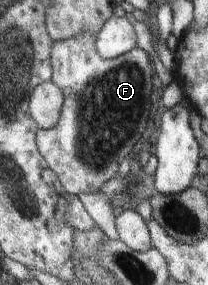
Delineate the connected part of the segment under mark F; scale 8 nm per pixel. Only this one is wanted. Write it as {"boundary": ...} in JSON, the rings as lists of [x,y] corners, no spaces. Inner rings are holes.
{"boundary":[[[88,33],[77,34],[65,41],[55,41],[50,53],[52,78],[63,92],[62,112],[53,129],[36,131],[36,146],[49,169],[59,180],[65,193],[90,194],[119,174],[120,163],[129,155],[145,132],[151,114],[151,95],[157,86],[153,64],[141,48],[115,59],[101,59],[96,52],[96,38]]]}

